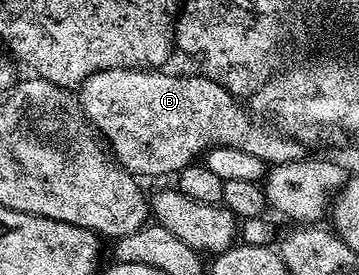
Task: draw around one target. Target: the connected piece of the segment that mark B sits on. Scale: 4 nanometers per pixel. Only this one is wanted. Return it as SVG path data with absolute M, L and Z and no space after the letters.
M115 67L94 73L92 87L96 87L96 95L104 95L104 99L96 99L96 103L88 99L88 110L84 114L88 116L93 128L106 140L116 162L135 177L168 175L171 171L179 173L197 158L195 155L199 151L200 155L214 147L240 149L261 158L267 165L298 162L306 155L304 143L297 139L284 138L283 135L265 126L263 122L258 121L258 124L255 124L252 121L253 116L239 98L200 73L174 76L164 69Z

